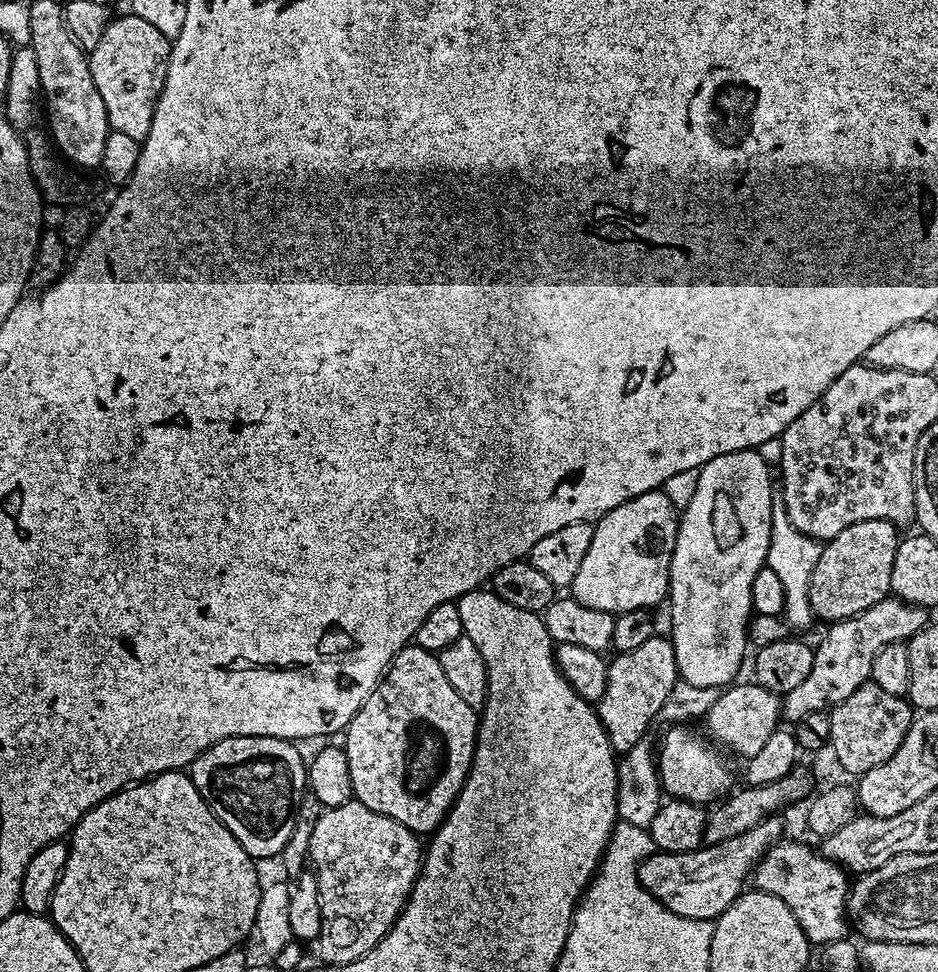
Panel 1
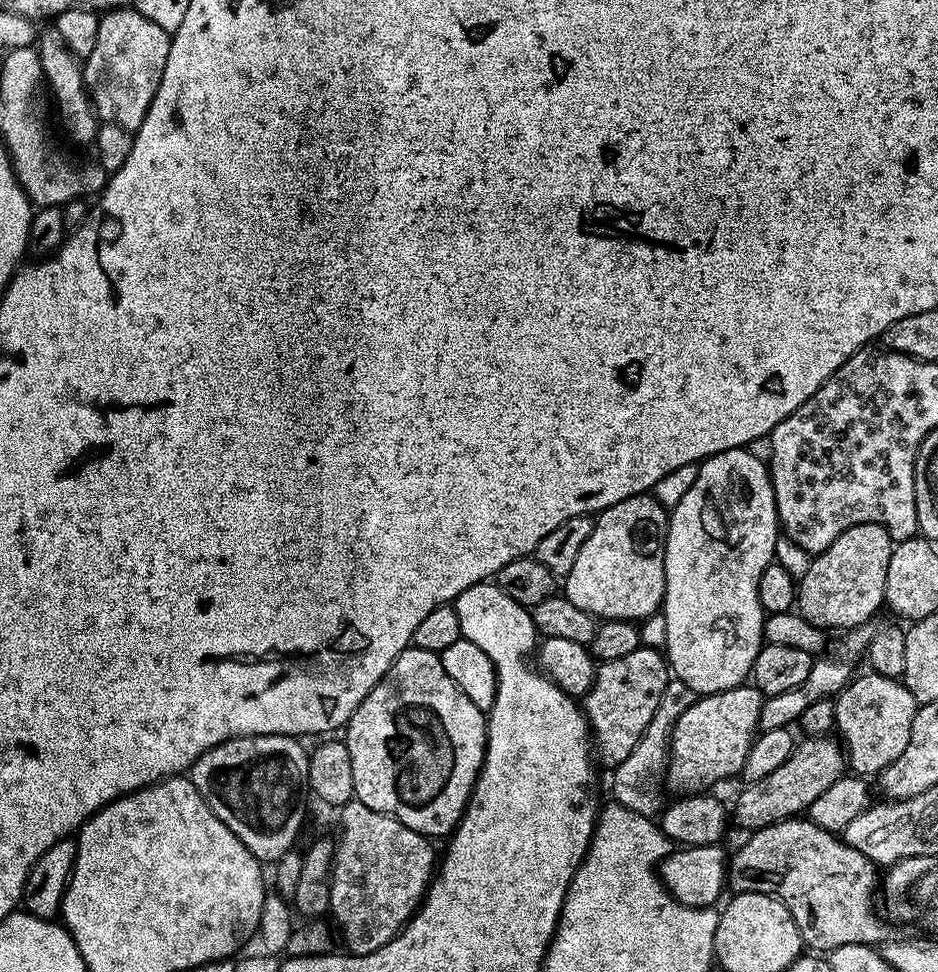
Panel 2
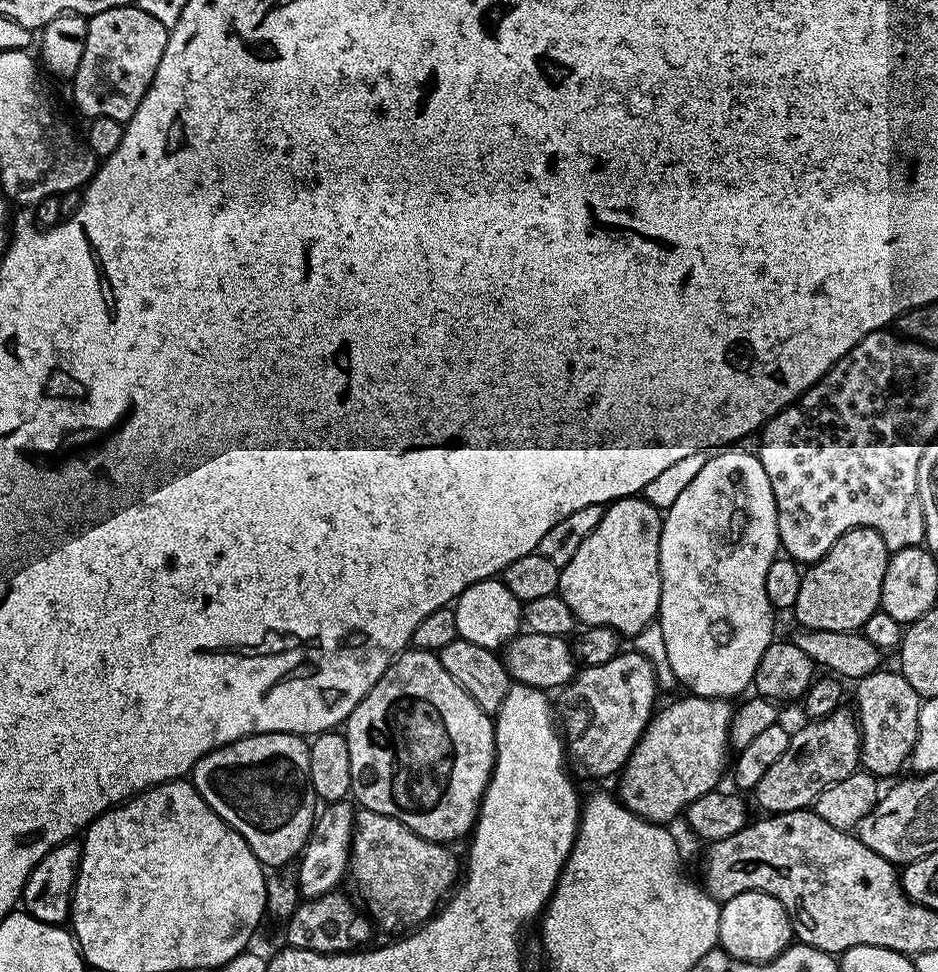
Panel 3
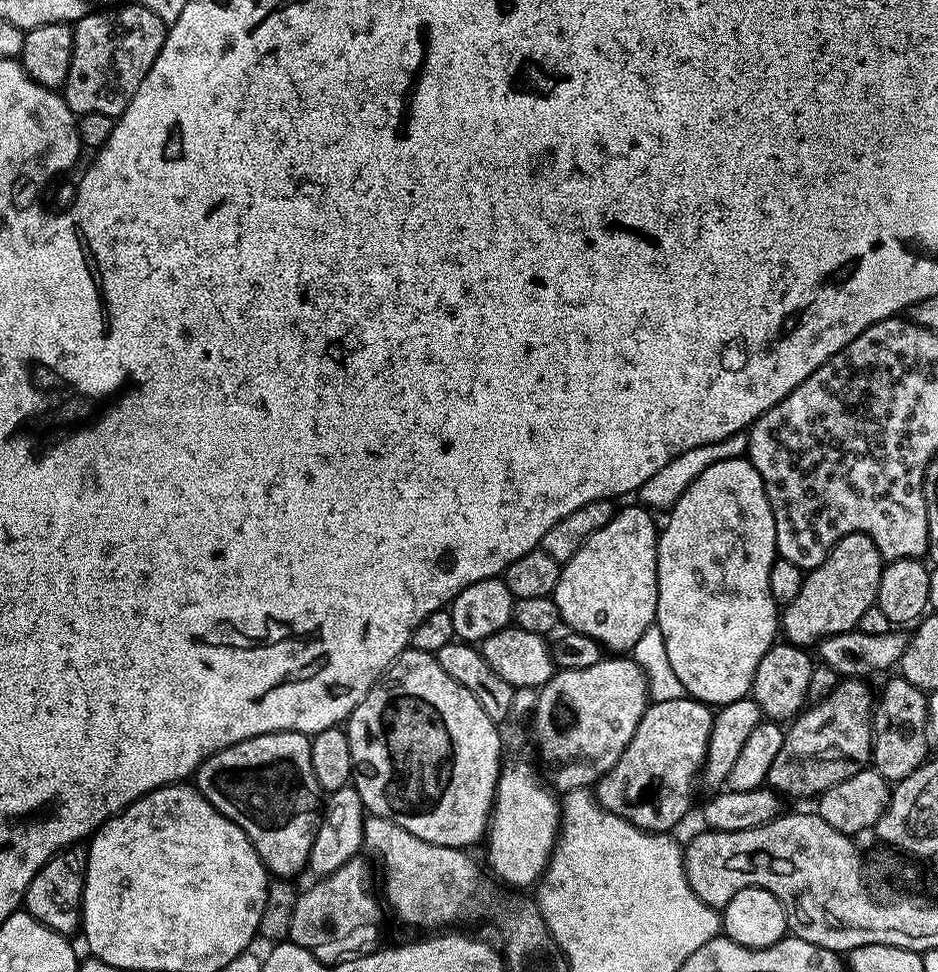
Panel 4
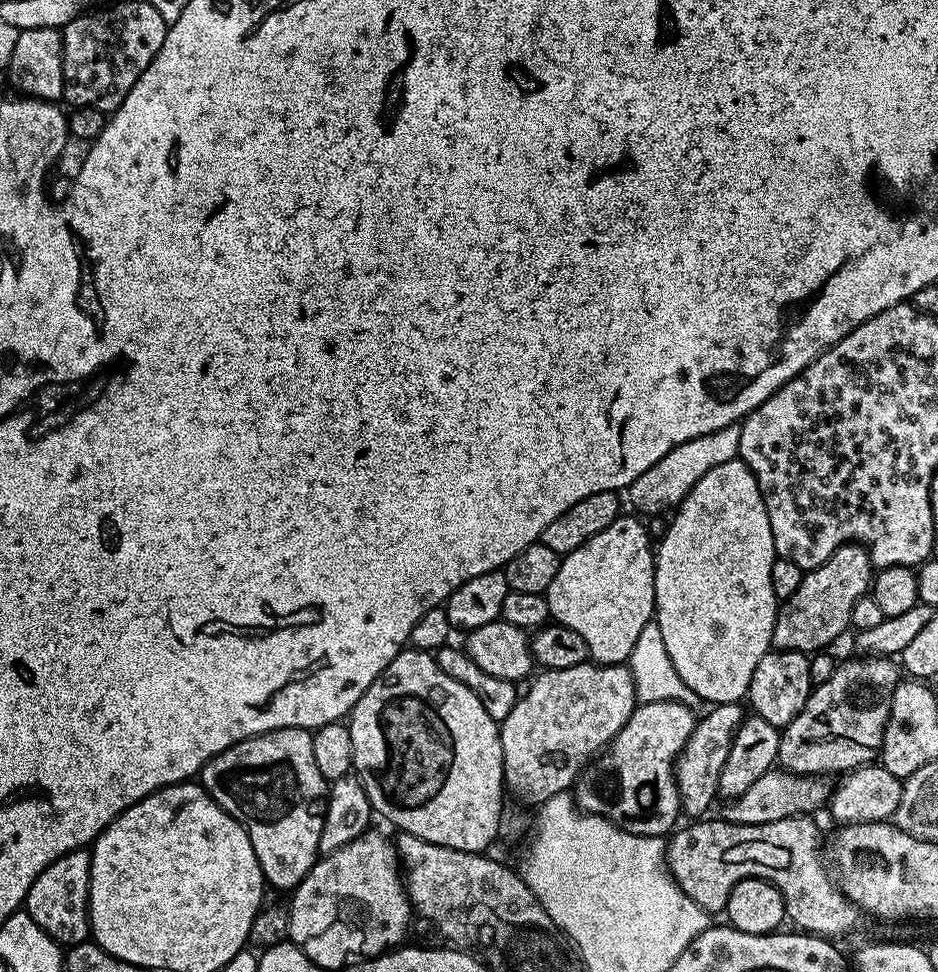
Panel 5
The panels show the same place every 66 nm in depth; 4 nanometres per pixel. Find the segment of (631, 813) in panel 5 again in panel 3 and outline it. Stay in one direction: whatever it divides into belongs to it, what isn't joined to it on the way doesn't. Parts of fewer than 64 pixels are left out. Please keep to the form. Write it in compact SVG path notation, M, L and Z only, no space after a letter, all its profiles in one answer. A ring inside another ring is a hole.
M684 694L681 700L668 704L649 720L640 736L640 741L634 746L628 763L619 773L620 792L618 799L625 804L631 812L638 814L642 819L649 820L651 824L667 825L676 815L683 813L695 800L702 798L702 794L717 791L720 775L724 767L729 767L730 741L728 732L732 728L734 708L727 699L713 698L711 696L693 696Z

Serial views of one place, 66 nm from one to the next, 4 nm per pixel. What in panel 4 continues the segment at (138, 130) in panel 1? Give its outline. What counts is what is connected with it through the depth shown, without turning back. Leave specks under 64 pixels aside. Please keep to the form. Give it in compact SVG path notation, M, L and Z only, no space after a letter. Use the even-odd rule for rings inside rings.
M140 3L106 8L83 16L75 21L72 29L72 57L62 95L77 117L110 114L115 118L122 115L164 45L165 24Z

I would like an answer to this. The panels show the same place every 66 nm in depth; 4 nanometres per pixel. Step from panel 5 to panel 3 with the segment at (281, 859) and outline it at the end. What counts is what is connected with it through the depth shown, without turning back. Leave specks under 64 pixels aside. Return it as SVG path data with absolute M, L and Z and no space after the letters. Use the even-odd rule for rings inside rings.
M258 732L254 736L244 736L241 740L235 740L221 748L215 748L214 751L206 754L192 767L190 782L196 787L198 794L202 794L202 798L211 806L214 814L218 814L218 818L225 820L235 832L242 834L242 838L246 838L250 850L254 850L254 854L260 859L260 863L272 870L283 869L285 866L291 865L299 857L301 850L304 849L304 845L308 842L308 835L312 833L312 825L316 823L318 801L316 792L313 790L312 783L310 782L308 744L301 737L291 732Z

